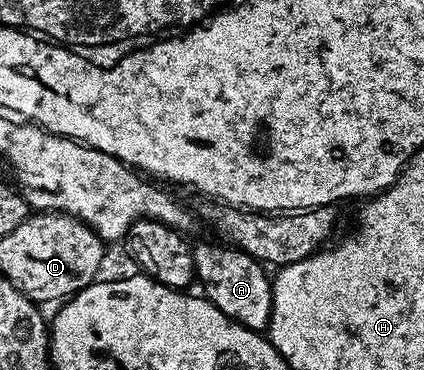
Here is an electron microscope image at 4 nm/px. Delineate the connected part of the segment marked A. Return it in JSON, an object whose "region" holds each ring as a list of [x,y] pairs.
{"region":[[[200,243],[192,247],[192,260],[196,266],[196,279],[198,283],[204,286],[203,294],[218,309],[222,309],[222,313],[226,313],[226,317],[230,317],[235,323],[240,323],[244,327],[249,327],[251,331],[263,332],[267,328],[270,321],[270,313],[272,312],[272,279],[267,275],[265,264],[247,255],[231,245],[219,247],[216,243]]]}

